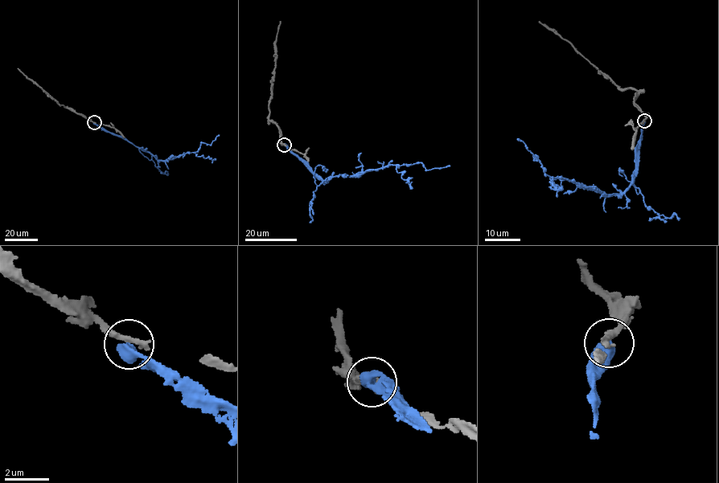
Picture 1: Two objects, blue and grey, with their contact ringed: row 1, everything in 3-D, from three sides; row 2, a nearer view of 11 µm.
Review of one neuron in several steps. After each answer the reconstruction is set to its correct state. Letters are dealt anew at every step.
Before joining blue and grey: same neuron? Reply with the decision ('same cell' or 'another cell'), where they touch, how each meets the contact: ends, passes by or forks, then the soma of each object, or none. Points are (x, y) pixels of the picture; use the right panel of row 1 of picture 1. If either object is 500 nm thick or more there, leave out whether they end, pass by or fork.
another cell; place (644, 120); soma blue none; soma grey none

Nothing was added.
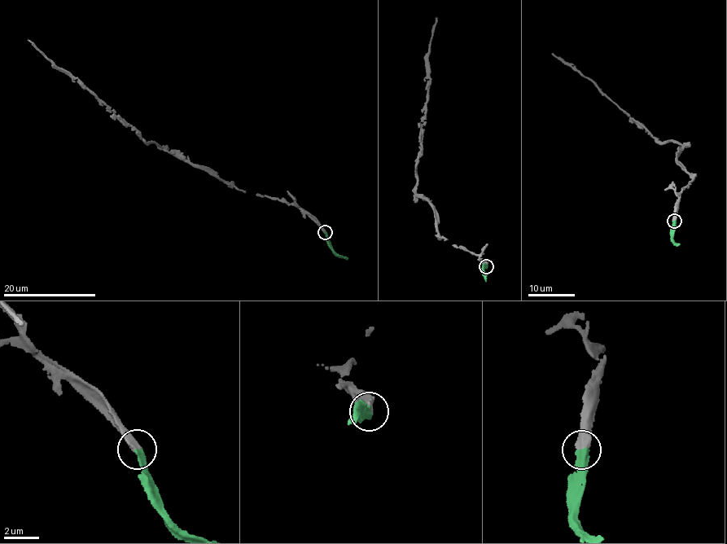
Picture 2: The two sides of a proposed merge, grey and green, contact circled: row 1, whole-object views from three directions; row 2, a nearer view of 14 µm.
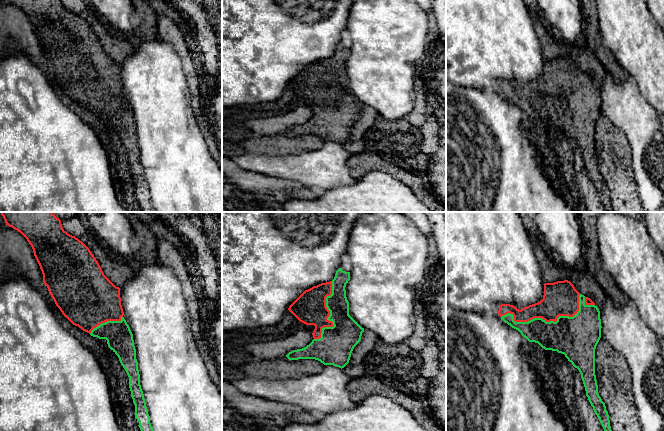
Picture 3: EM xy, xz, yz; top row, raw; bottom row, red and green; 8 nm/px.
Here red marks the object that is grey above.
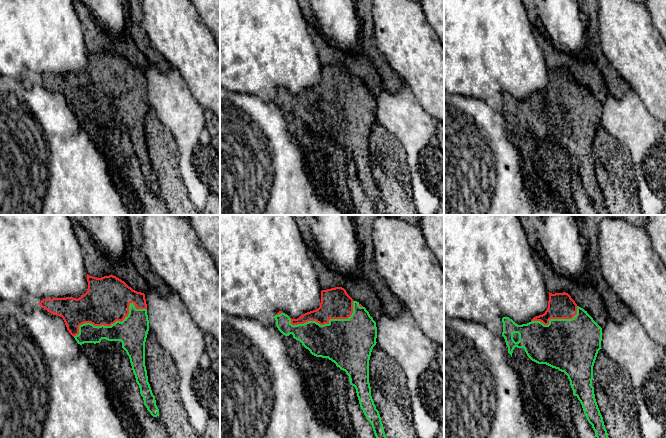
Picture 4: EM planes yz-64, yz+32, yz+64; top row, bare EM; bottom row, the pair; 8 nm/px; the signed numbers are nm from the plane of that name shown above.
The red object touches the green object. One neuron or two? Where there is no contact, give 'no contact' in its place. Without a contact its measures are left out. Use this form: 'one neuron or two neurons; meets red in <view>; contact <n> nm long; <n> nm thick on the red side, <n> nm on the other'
one neuron; meets red in yz; contact 650 nm long; 280 nm thick on the red side, 320 nm on the other

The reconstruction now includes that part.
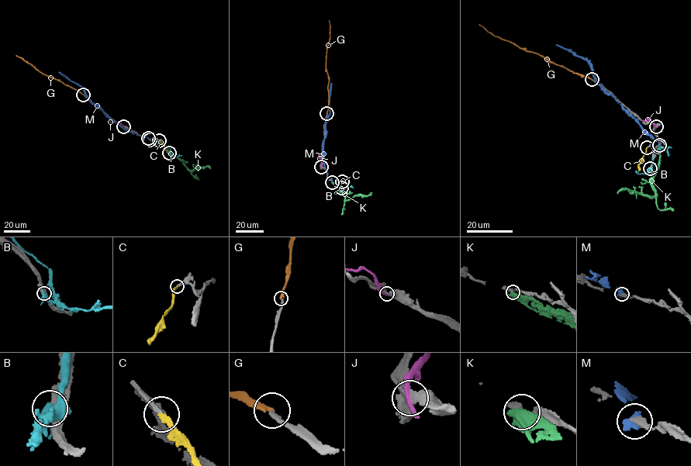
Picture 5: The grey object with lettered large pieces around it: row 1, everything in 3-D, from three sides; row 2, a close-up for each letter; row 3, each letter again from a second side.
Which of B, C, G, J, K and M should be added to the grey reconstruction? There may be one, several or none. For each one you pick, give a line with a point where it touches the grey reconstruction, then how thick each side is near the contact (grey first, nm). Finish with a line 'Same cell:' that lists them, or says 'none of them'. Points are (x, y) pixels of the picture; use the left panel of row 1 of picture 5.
C: Touches grey at (159, 140). Thickness 240 nm (grey) against 240 nm
G: Touches grey at (83, 94). Thickness 240 nm (grey) against 280 nm
Same cell: C, G

